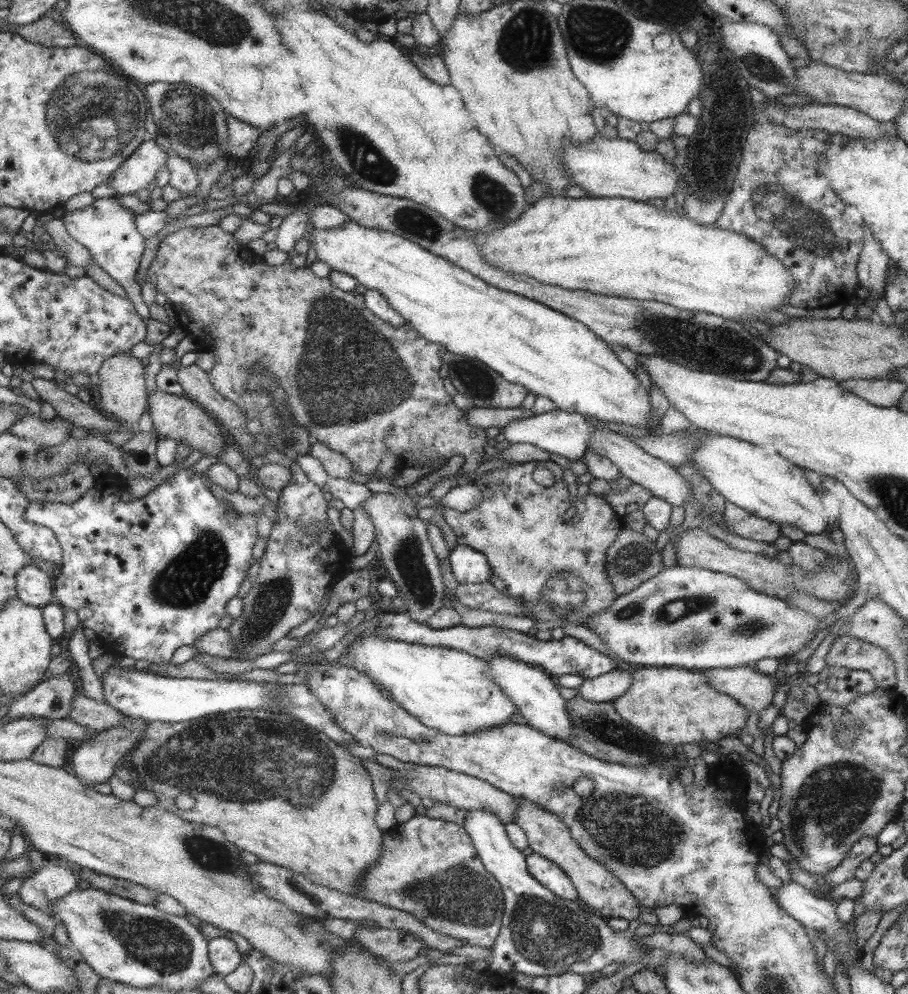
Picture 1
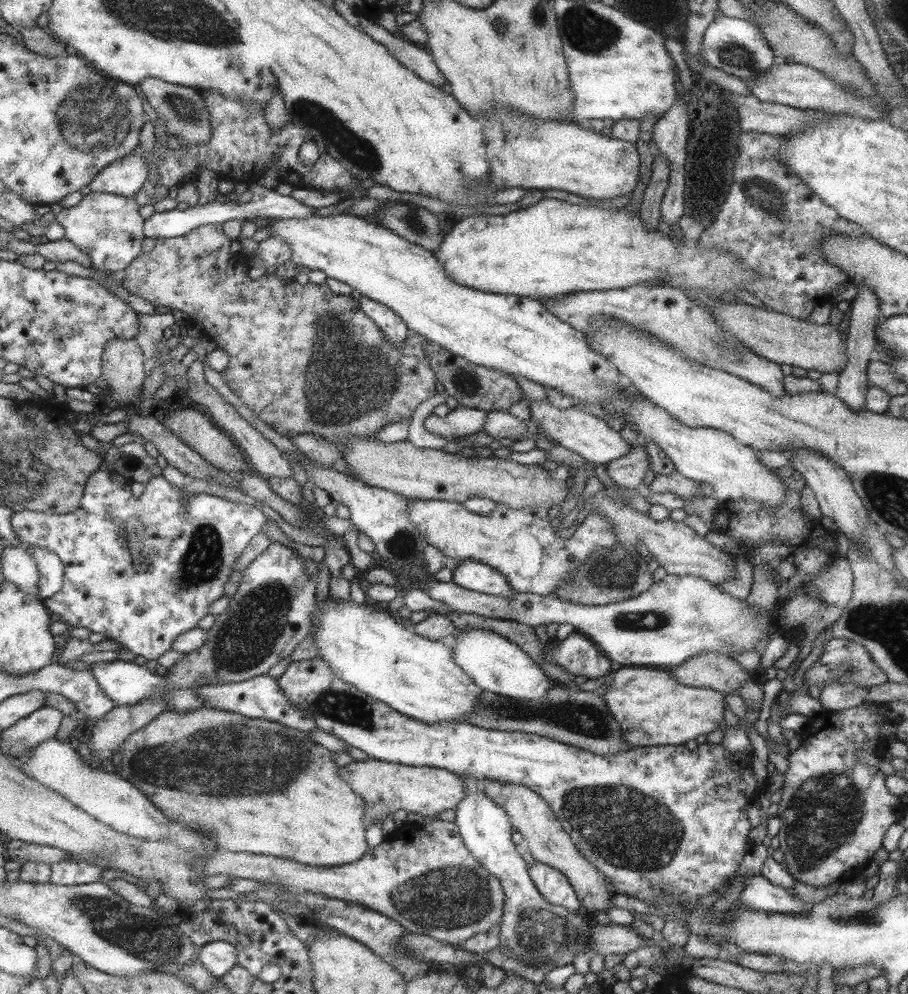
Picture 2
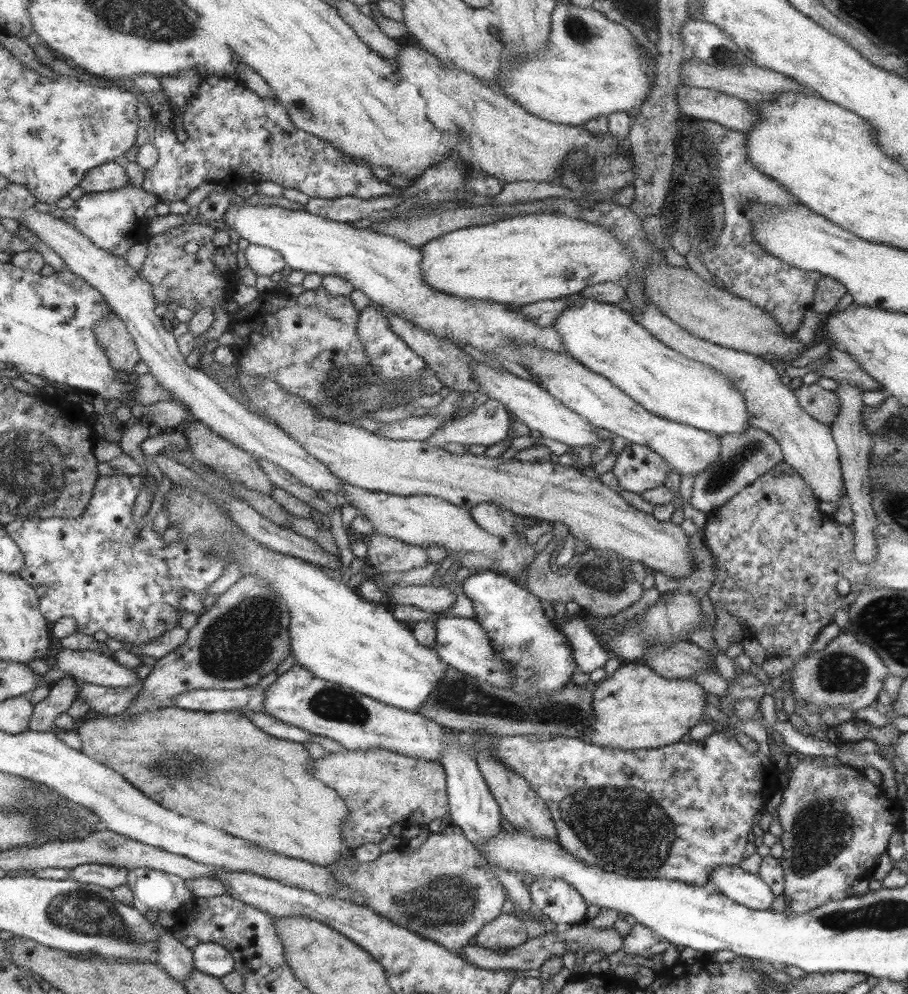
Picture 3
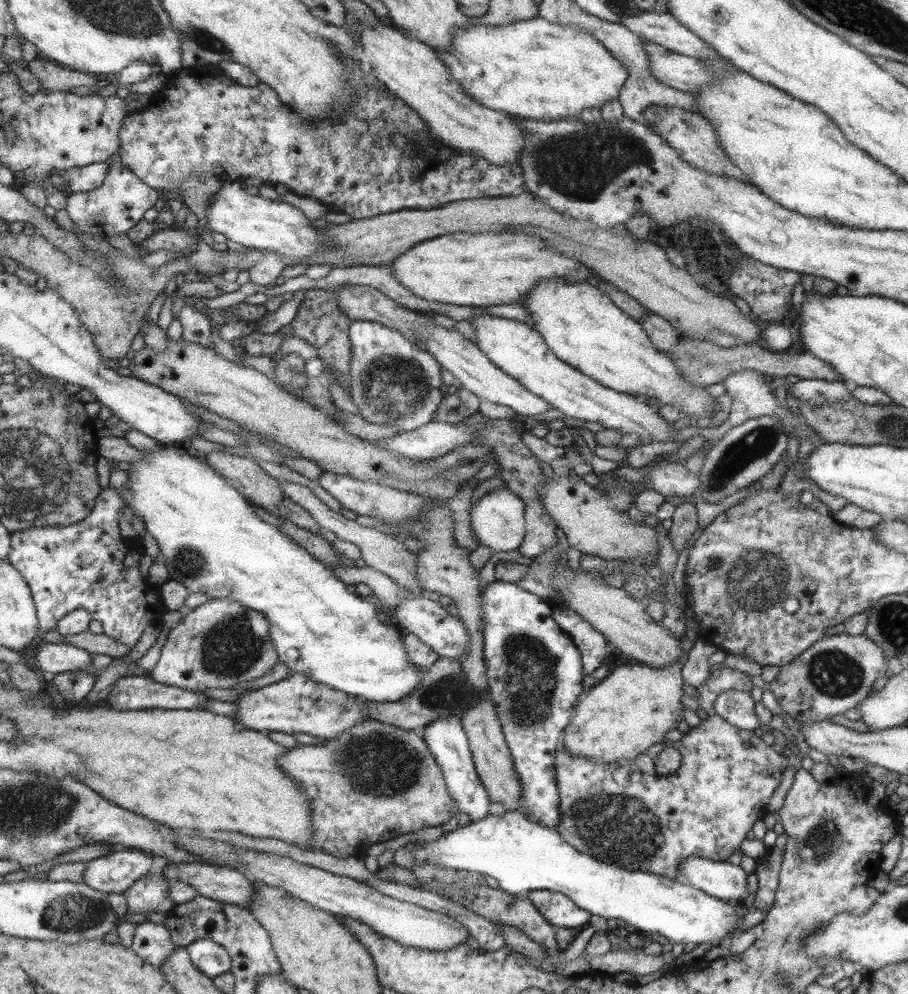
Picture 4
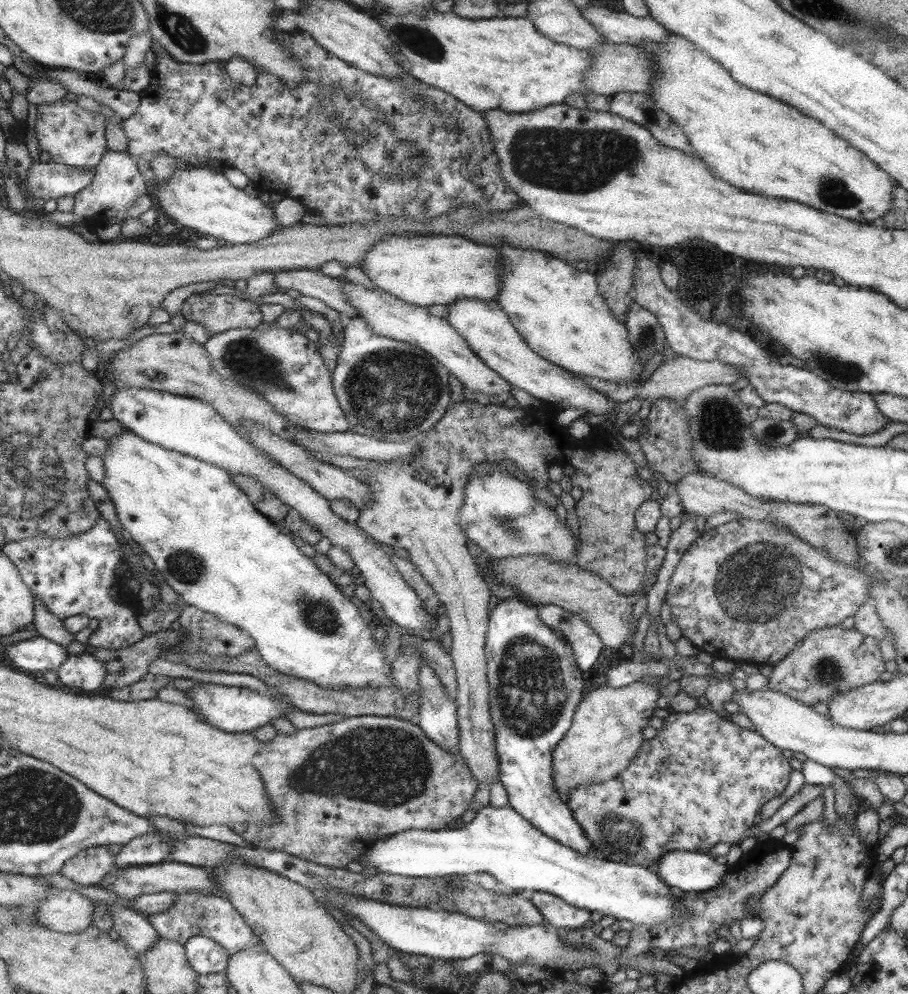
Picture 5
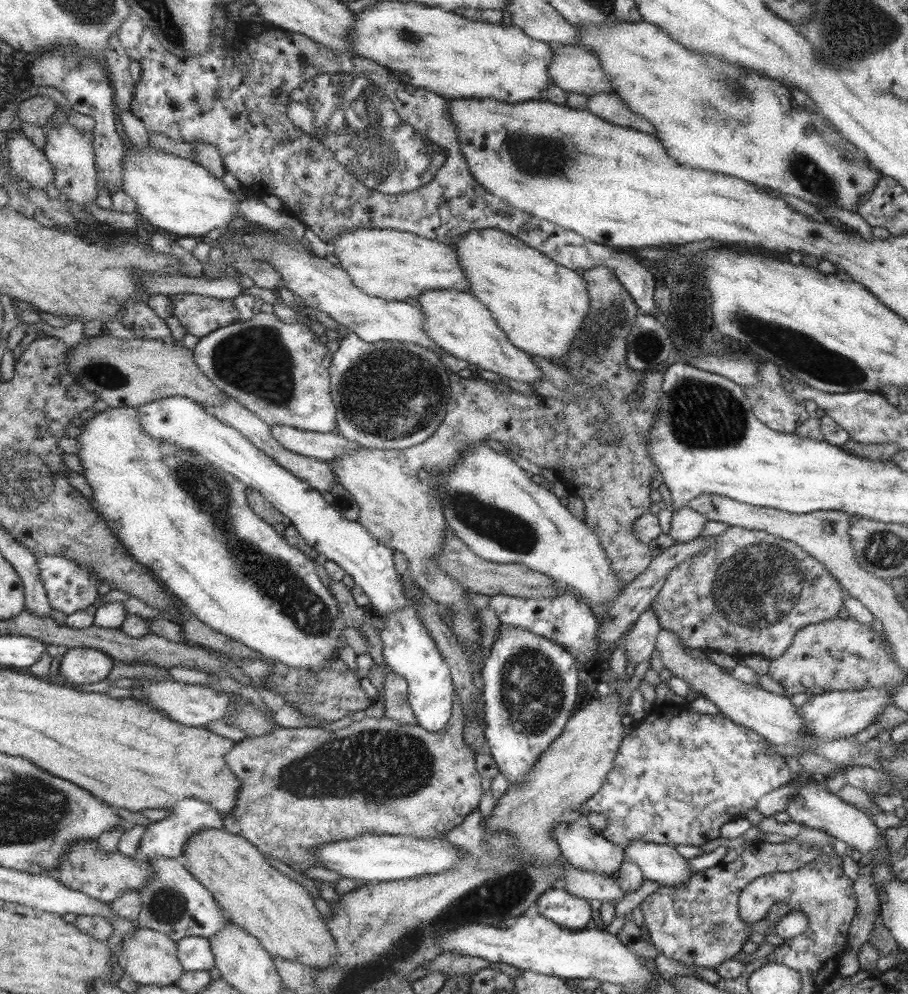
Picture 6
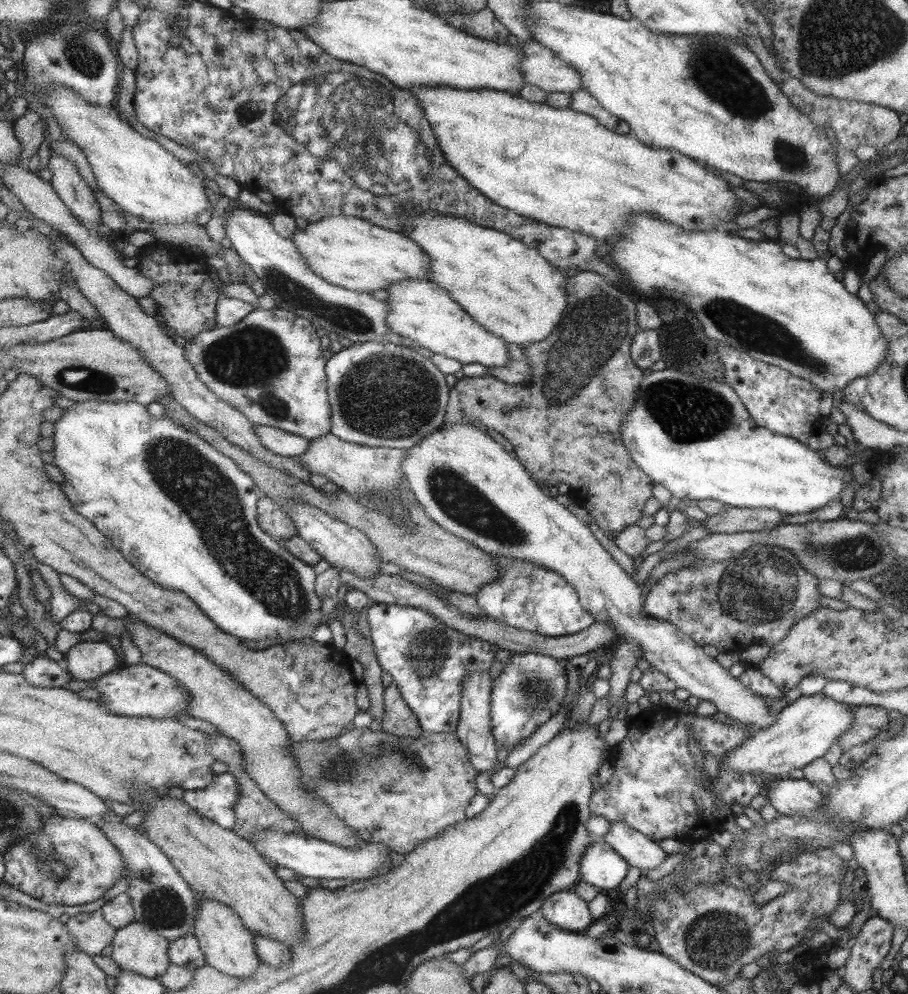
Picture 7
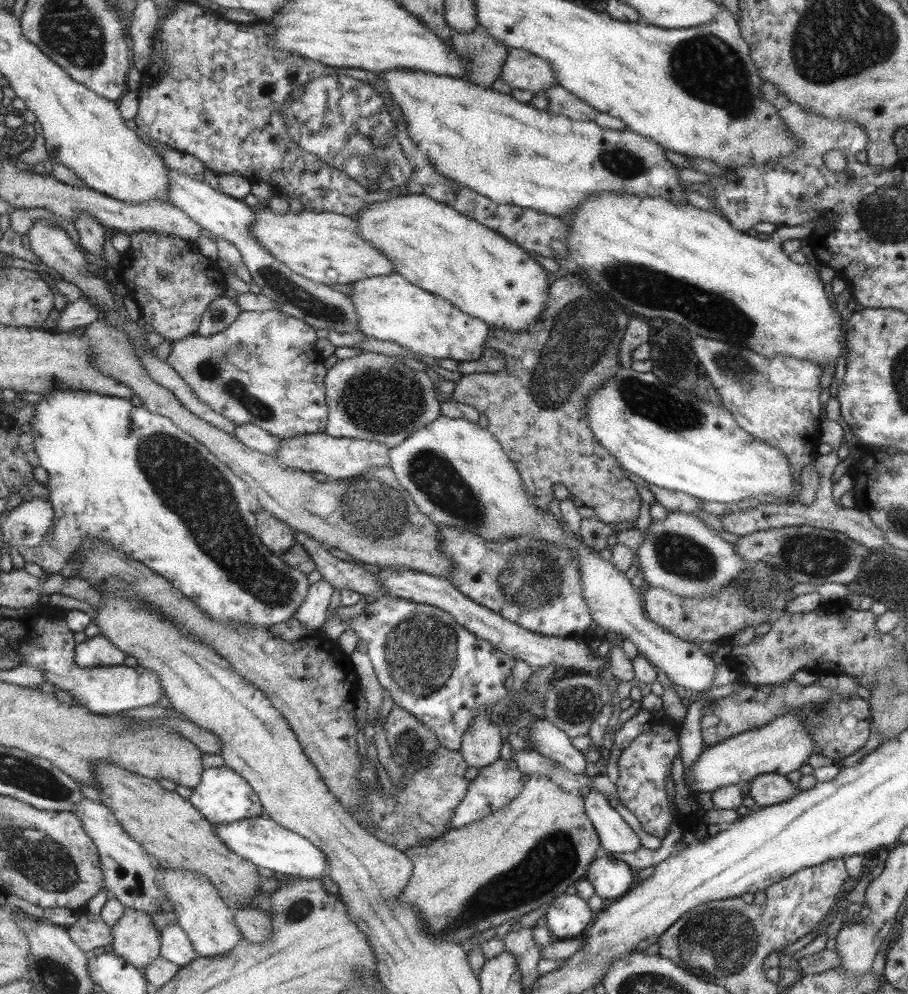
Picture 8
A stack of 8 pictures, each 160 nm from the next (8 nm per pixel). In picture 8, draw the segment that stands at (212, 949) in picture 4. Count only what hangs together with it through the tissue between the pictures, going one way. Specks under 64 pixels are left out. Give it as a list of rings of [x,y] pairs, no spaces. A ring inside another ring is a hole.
[[[171,924],[162,930],[161,956],[180,967],[191,964],[200,957],[190,936],[179,924]]]

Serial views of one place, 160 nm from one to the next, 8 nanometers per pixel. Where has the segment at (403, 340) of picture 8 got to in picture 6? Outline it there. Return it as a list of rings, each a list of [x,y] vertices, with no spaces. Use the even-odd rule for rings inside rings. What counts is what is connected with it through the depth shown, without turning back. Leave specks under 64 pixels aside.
[[[433,289],[415,299],[419,310],[422,310],[423,329],[427,330],[427,337],[447,354],[506,379],[528,384],[541,380],[541,369],[535,367],[528,353],[512,344],[499,329],[494,314],[477,297],[468,292]]]

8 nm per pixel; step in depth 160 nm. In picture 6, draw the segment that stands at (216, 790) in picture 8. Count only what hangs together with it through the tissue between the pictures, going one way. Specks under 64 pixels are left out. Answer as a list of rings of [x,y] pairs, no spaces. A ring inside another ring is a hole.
[[[191,798],[191,800],[181,800],[181,802],[175,806],[175,810],[173,810],[171,816],[159,822],[155,822],[153,826],[147,827],[136,853],[137,858],[141,857],[150,861],[151,858],[157,858],[157,856],[175,859],[178,856],[184,856],[185,844],[187,844],[187,840],[189,840],[191,836],[205,829],[223,829],[224,818],[222,812],[213,808],[211,804],[207,804],[207,802],[193,800],[193,798]]]

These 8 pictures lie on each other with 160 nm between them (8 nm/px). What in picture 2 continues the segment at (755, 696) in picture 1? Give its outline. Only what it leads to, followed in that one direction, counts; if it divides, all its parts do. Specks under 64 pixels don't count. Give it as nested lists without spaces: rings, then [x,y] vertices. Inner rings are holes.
[[[702,652],[691,656],[677,667],[668,667],[673,677],[683,685],[716,689],[720,693],[735,693],[751,673],[723,653]]]

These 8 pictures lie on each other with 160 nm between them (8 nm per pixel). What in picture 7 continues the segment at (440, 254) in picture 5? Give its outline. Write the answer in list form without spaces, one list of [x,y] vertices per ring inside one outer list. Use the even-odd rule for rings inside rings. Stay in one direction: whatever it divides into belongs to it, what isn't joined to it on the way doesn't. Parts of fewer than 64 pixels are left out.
[[[354,216],[323,217],[306,227],[295,227],[290,241],[323,280],[355,292],[386,289],[401,279],[428,280],[430,274],[430,260],[410,237]]]

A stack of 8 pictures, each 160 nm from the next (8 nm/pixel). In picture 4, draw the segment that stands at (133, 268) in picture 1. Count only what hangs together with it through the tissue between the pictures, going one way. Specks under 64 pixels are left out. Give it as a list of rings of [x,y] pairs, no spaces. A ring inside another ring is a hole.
[[[125,163],[110,164],[109,174],[102,187],[89,192],[70,194],[66,210],[77,230],[93,238],[108,241],[117,235],[125,235],[135,224],[139,224],[149,208],[159,200],[159,192],[149,186],[133,169]]]

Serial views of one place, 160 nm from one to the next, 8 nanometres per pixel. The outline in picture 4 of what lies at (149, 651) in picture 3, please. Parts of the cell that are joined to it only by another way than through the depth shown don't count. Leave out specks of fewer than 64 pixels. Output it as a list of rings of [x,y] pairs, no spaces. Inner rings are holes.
[[[83,631],[79,634],[62,635],[62,642],[82,648],[92,654],[107,654],[113,658],[125,656],[132,649],[116,638],[107,636],[104,632],[93,634],[90,631]]]

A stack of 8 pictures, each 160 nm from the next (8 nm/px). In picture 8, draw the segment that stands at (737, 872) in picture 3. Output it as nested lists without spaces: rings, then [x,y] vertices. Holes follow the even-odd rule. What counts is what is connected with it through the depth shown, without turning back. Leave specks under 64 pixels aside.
[[[593,791],[584,795],[584,801],[586,813],[597,833],[603,853],[631,853],[641,848],[637,836],[611,808],[604,795]]]

